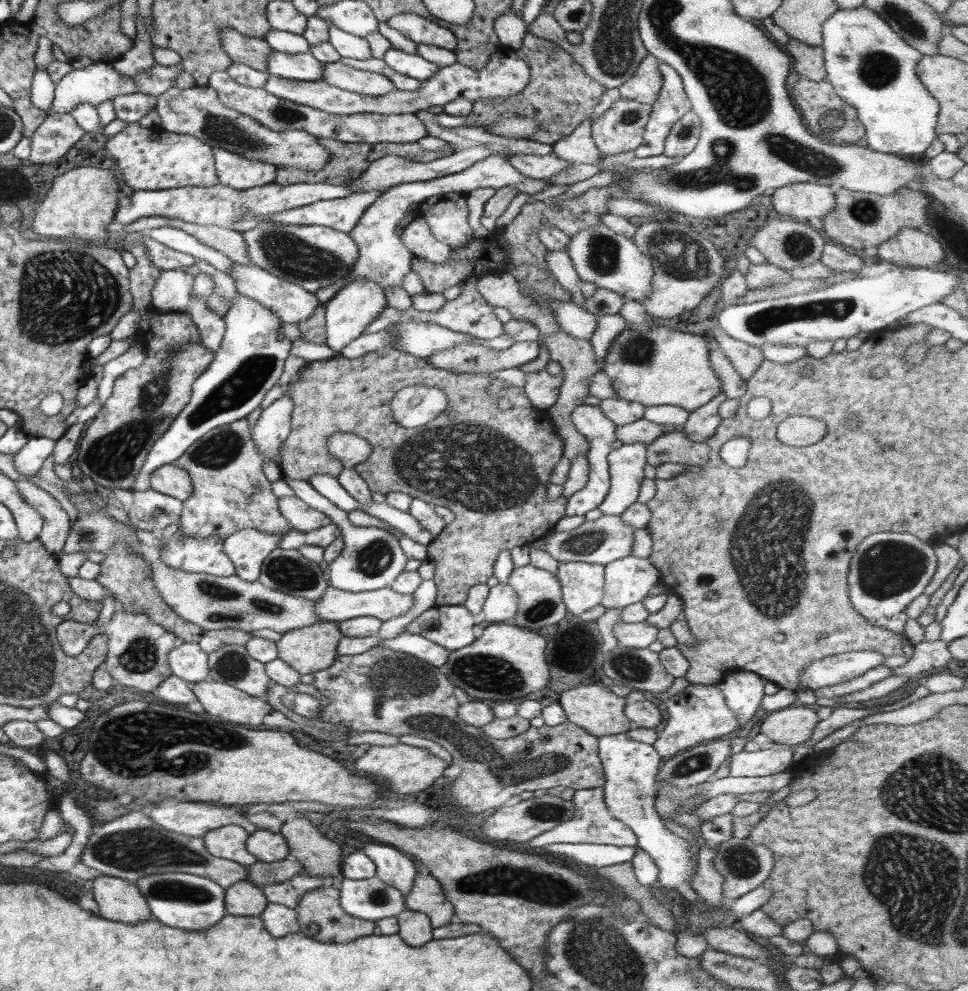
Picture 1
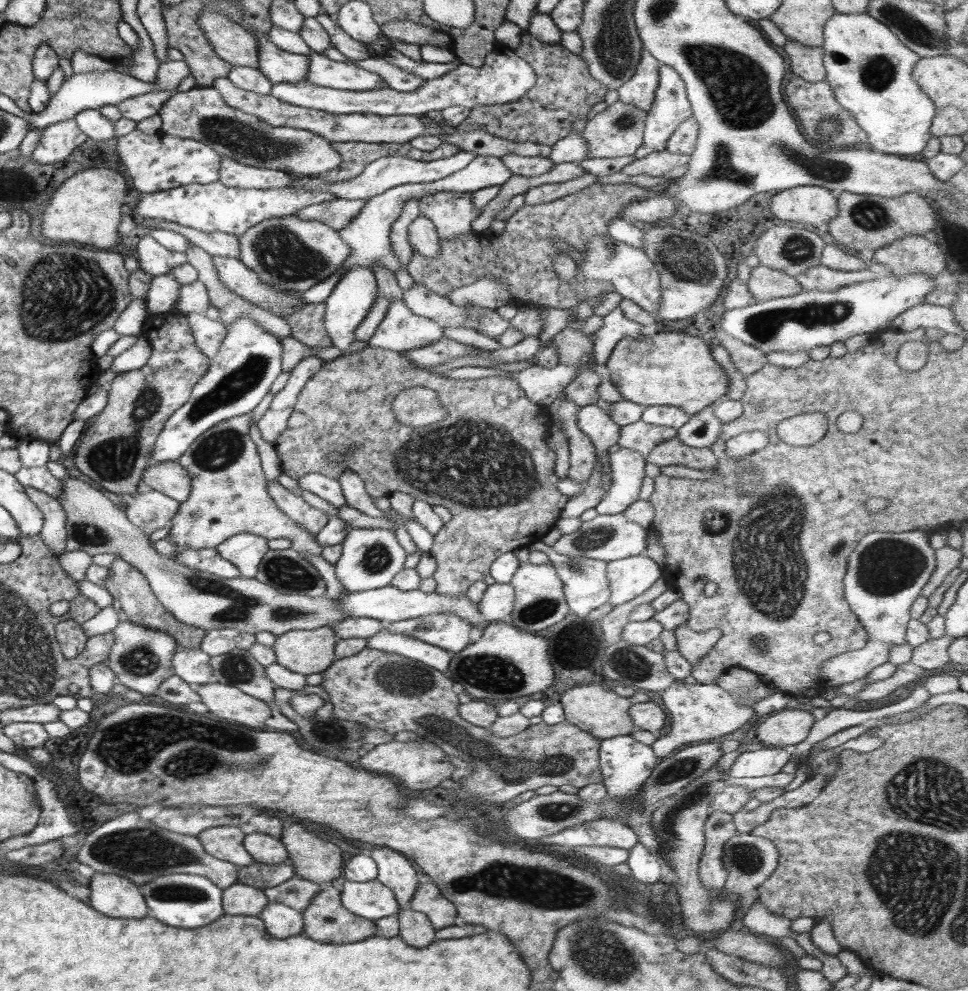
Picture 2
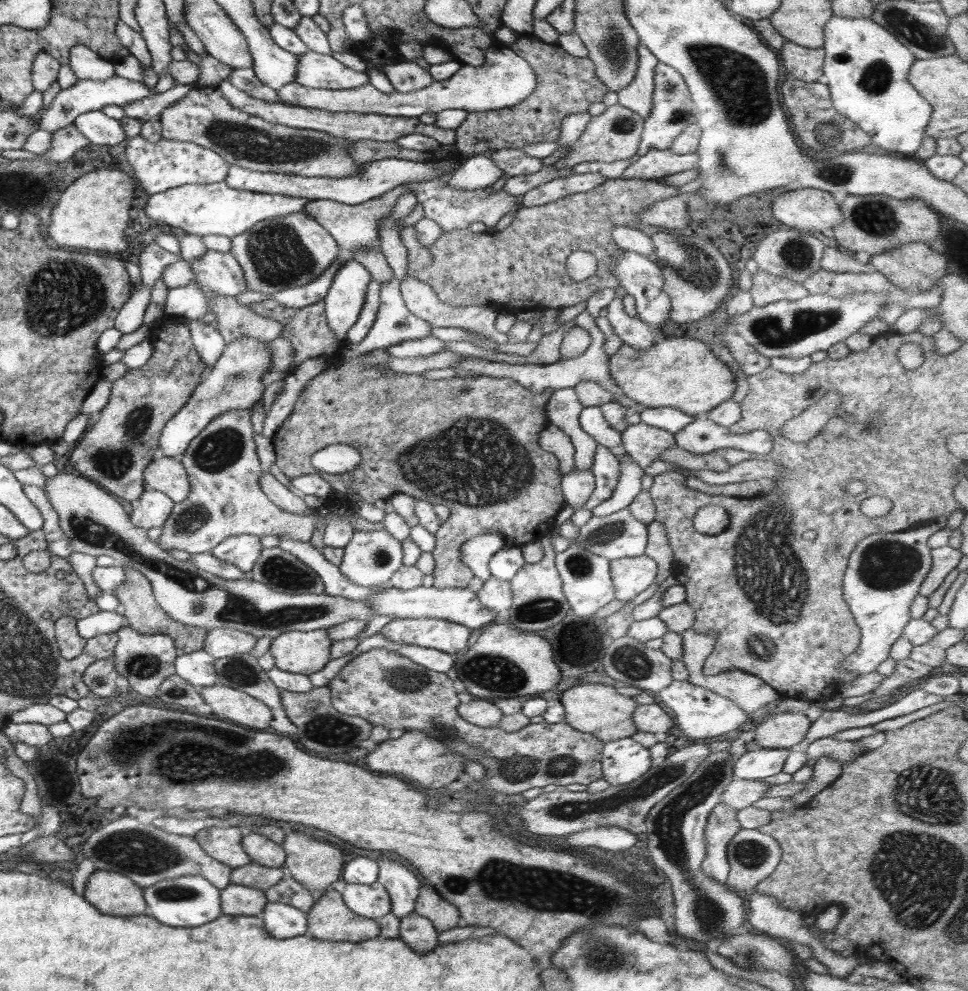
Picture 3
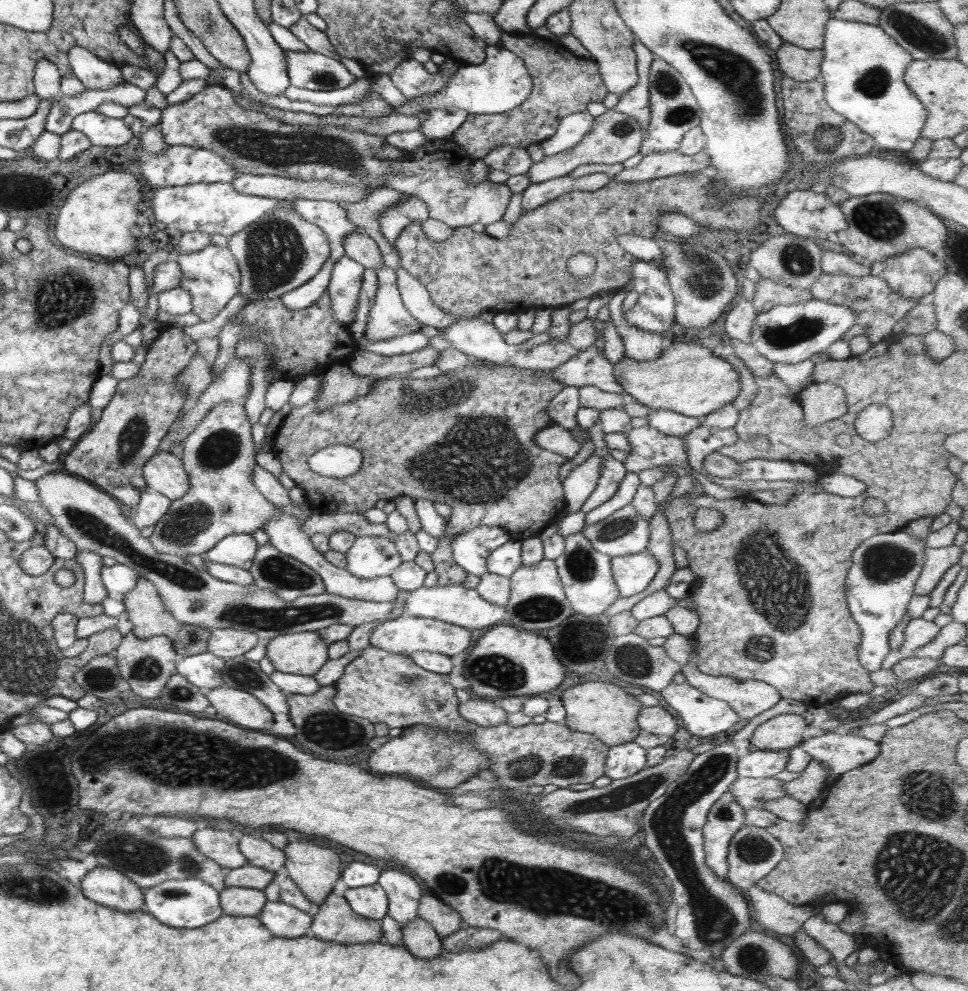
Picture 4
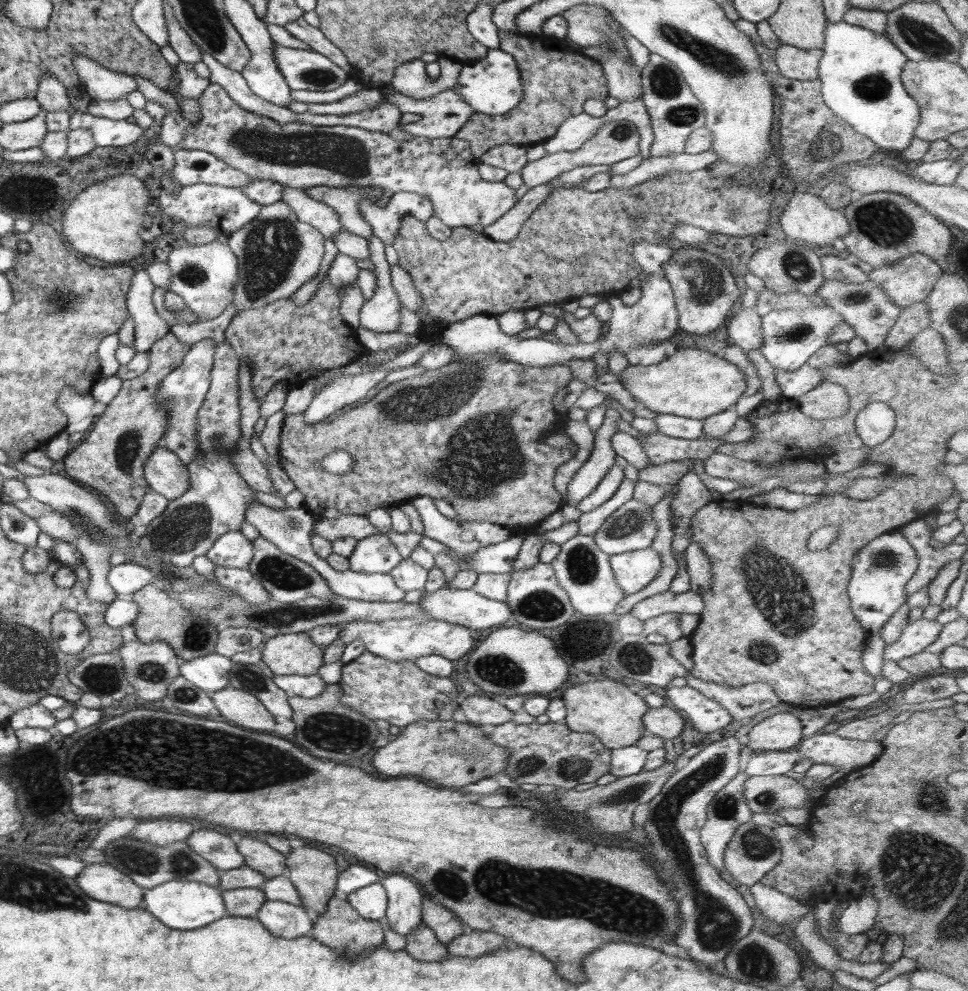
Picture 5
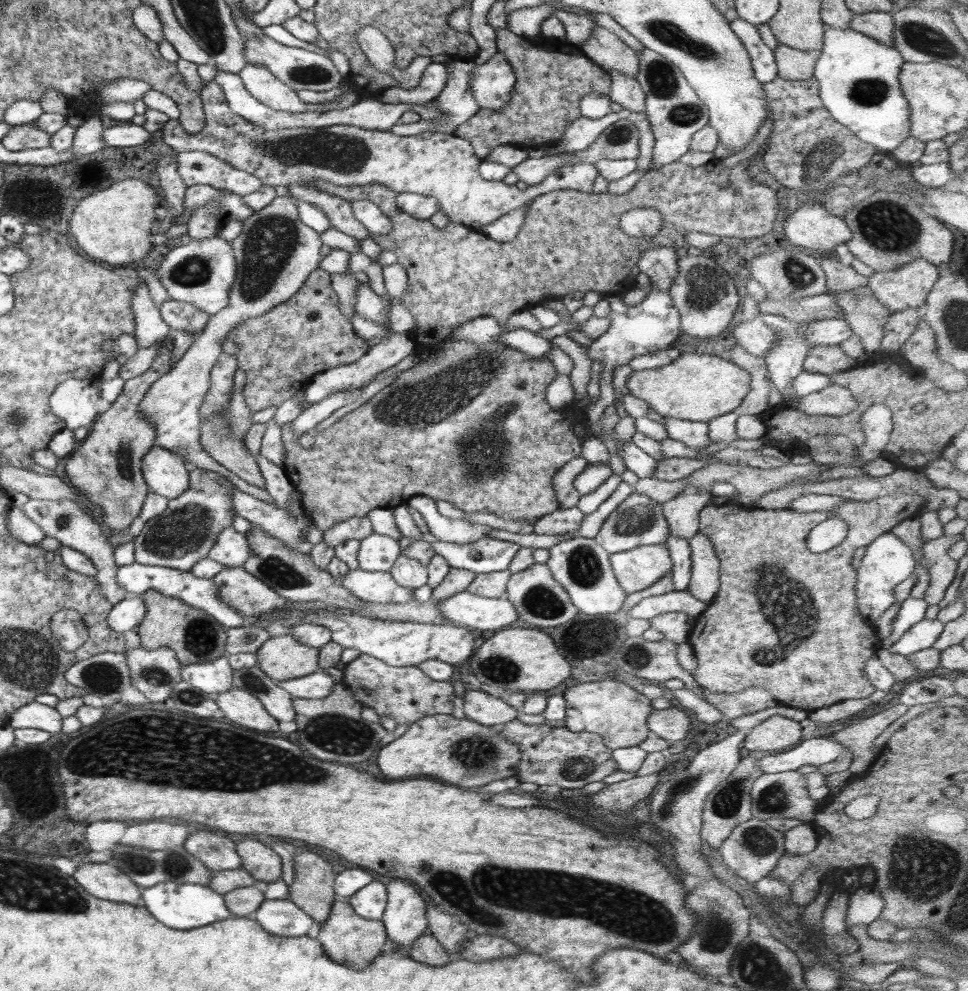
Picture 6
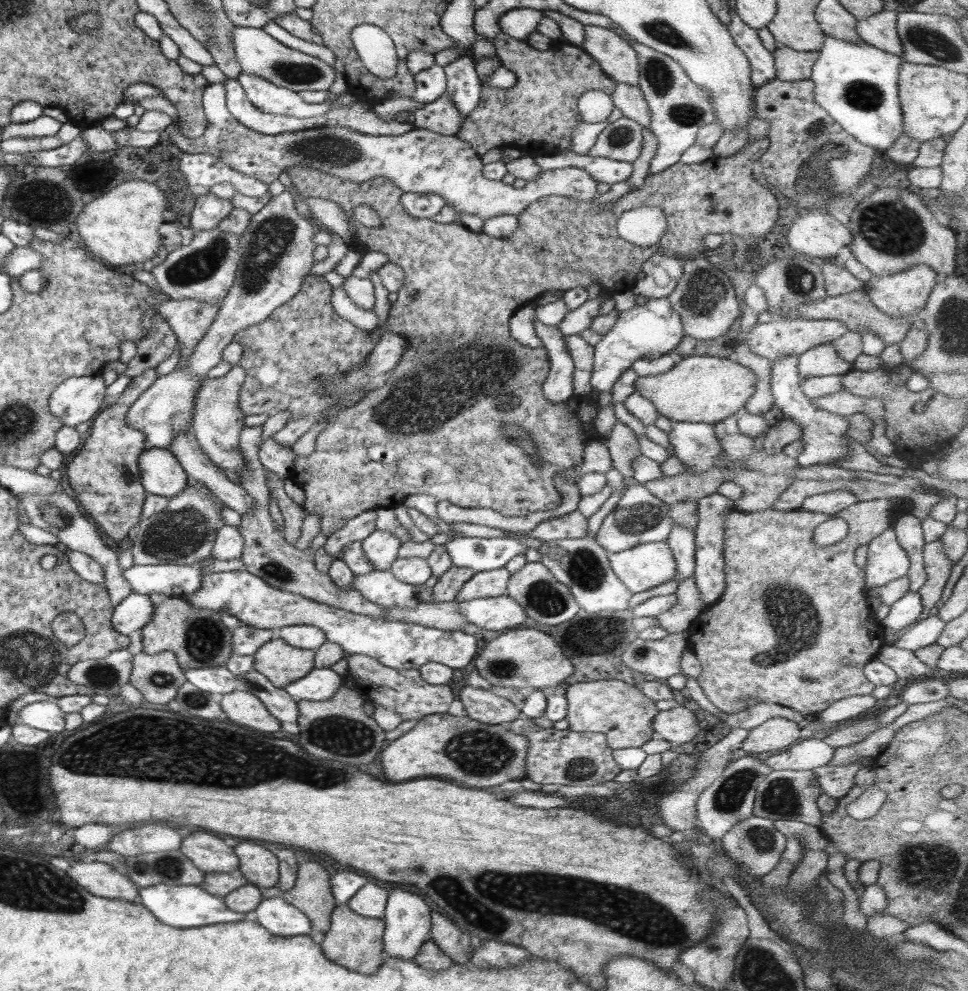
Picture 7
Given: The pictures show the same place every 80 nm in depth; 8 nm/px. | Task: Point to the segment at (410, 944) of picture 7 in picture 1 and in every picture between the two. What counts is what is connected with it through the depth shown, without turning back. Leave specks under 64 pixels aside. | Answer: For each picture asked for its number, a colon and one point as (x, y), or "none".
1: (393, 867)
2: (395, 871)
3: (402, 885)
4: (403, 892)
5: (404, 900)
6: (405, 920)

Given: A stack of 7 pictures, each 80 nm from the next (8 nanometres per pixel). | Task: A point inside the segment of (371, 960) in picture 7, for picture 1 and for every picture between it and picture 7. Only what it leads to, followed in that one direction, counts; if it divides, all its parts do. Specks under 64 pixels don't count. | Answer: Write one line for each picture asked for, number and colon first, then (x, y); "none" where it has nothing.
1: (321, 905)
2: (325, 920)
3: (329, 919)
4: (334, 921)
5: (341, 928)
6: (348, 938)

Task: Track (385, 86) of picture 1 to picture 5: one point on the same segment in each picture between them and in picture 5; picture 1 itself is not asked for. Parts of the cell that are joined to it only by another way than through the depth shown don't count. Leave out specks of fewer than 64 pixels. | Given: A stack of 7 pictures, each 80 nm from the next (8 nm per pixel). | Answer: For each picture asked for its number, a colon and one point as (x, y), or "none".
2: (322, 71)
3: (314, 70)
4: (311, 70)
5: (302, 69)

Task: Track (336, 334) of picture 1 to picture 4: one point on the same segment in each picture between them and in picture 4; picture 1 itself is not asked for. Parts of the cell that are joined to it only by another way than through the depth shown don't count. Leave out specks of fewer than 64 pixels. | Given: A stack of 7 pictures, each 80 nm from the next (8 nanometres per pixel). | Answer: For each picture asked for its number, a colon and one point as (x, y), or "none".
2: (351, 299)
3: (343, 304)
4: (347, 276)

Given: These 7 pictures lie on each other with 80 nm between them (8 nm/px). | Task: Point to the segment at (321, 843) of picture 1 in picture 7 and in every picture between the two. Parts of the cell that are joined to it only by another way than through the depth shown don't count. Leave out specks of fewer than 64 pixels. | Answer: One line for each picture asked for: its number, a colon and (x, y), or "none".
2: (315, 858)
3: (316, 865)
4: (314, 869)
5: (314, 874)
6: (312, 890)
7: (312, 894)

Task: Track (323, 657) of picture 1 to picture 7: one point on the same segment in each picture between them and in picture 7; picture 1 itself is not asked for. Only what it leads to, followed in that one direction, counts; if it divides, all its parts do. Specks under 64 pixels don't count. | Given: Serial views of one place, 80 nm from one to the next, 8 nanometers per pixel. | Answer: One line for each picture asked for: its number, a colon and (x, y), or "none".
2: (303, 651)
3: (299, 652)
4: (303, 653)
5: (294, 653)
6: (282, 657)
7: (281, 663)

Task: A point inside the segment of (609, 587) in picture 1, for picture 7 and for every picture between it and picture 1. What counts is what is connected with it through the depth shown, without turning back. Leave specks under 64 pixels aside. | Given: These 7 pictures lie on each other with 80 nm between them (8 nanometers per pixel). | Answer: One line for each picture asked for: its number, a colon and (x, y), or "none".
2: (630, 577)
3: (630, 576)
4: (632, 574)
5: (633, 571)
6: (637, 569)
7: (645, 566)

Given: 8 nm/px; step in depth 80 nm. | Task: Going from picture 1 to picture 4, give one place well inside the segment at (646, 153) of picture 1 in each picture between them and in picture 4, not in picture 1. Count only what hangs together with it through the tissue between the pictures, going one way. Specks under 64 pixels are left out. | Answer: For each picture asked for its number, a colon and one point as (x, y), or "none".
2: (671, 107)
3: (672, 110)
4: (674, 110)

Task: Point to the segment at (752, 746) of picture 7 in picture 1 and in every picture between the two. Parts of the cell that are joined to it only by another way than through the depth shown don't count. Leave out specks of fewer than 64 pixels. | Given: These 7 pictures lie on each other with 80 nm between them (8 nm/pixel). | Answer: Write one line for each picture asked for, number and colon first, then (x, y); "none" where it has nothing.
1: (792, 725)
2: (786, 727)
3: (784, 730)
4: (784, 731)
5: (780, 731)
6: (776, 733)

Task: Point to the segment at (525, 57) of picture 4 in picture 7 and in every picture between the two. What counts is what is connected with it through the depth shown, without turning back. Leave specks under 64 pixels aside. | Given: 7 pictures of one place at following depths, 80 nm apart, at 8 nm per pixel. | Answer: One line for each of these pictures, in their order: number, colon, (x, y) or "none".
5: (556, 84)
6: (549, 85)
7: (537, 115)

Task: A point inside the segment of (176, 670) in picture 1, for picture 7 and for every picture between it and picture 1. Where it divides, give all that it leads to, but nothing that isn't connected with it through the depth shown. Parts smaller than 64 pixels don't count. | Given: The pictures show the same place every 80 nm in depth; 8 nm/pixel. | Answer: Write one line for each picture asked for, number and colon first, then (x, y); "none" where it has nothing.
2: (191, 664)
3: (197, 667)
4: (203, 670)
5: (209, 673)
6: (217, 676)
7: (218, 680)

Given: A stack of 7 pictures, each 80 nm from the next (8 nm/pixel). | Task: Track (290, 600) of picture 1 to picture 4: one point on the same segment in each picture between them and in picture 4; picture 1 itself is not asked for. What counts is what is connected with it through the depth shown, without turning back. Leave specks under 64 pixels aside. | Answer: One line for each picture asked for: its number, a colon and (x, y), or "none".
2: (95, 524)
3: (93, 520)
4: (91, 518)

